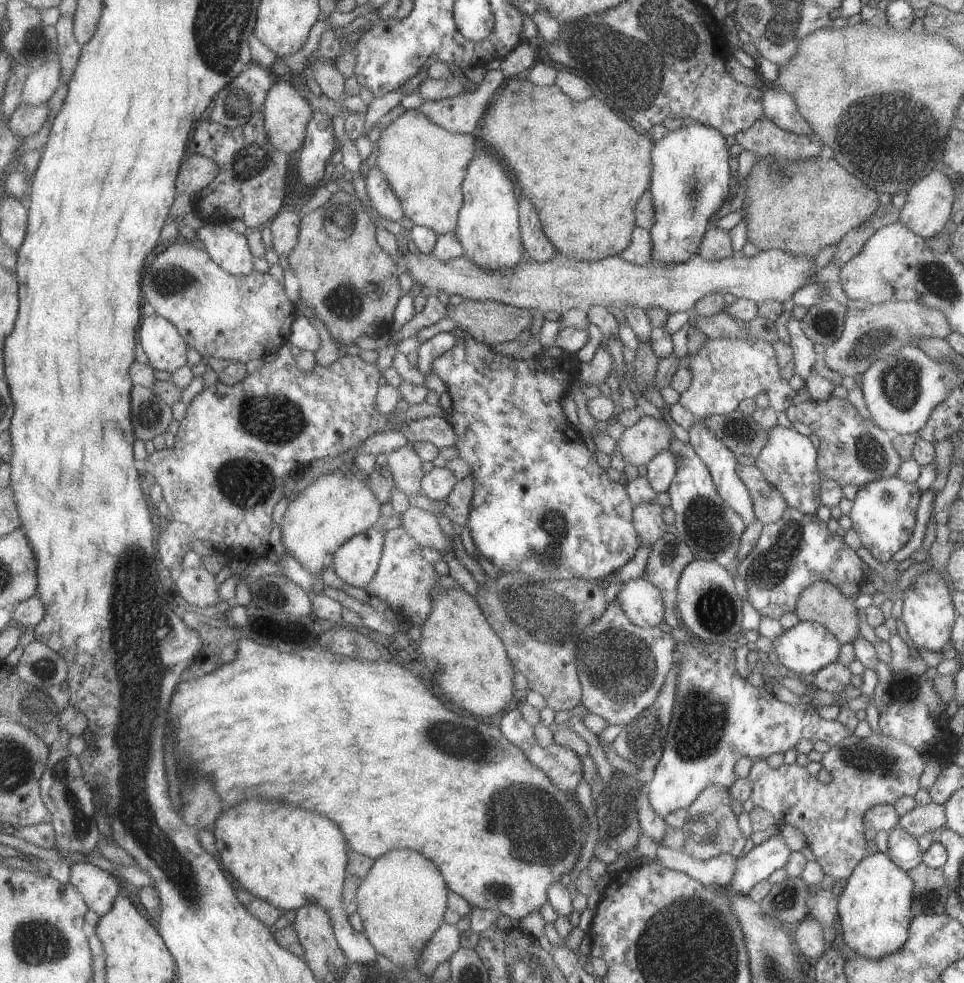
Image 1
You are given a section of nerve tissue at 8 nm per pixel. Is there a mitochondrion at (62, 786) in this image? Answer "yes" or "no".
yes

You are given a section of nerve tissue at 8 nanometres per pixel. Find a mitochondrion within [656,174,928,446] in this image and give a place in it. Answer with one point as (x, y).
(900, 376)

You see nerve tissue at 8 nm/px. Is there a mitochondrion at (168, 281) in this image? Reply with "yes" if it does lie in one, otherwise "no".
yes

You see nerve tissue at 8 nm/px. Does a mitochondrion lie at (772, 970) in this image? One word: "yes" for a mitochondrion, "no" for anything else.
yes

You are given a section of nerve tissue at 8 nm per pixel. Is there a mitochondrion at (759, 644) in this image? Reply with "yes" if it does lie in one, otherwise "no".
no

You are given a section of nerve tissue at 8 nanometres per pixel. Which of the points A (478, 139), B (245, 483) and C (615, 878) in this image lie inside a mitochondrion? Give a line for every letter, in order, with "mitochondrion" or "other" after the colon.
A: other
B: mitochondrion
C: other

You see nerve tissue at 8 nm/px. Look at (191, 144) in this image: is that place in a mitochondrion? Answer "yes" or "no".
no

